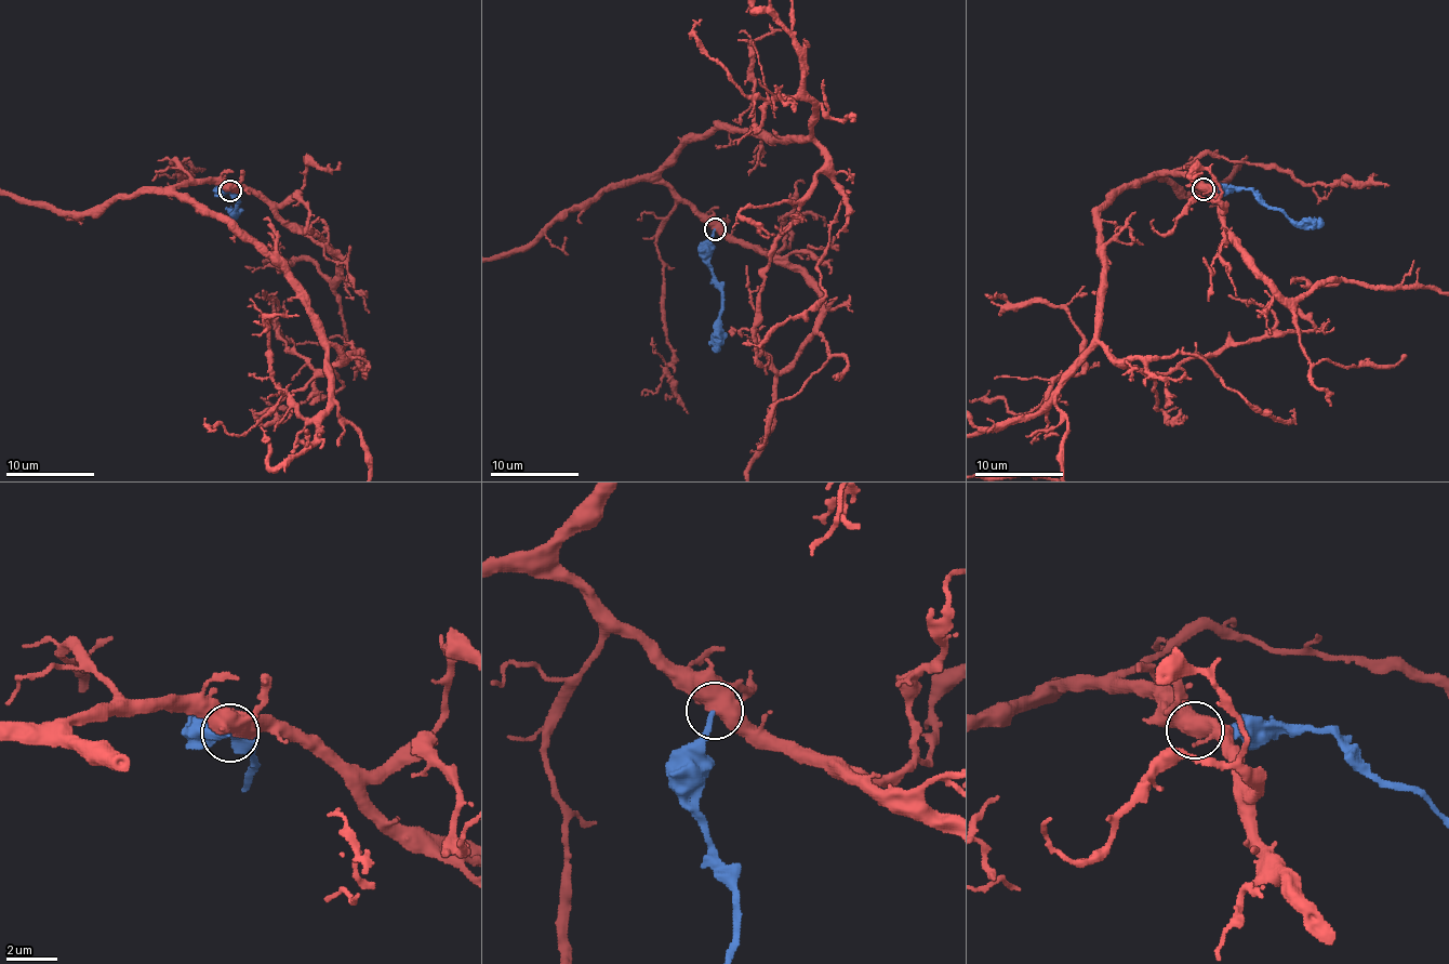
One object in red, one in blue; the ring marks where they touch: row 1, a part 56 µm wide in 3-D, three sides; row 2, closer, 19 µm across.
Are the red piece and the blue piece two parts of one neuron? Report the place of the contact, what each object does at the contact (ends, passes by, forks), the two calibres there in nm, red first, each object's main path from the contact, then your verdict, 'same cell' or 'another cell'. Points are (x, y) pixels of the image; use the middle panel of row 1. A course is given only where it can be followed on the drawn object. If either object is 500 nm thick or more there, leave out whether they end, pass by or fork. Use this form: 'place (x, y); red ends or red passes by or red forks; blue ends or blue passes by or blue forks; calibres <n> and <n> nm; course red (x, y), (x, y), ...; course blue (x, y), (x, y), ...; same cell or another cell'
place (715, 229); calibres 550 and 200 nm; course blue (715, 228), (708, 241), (708, 268), (713, 285), (721, 294), (715, 351); another cell

